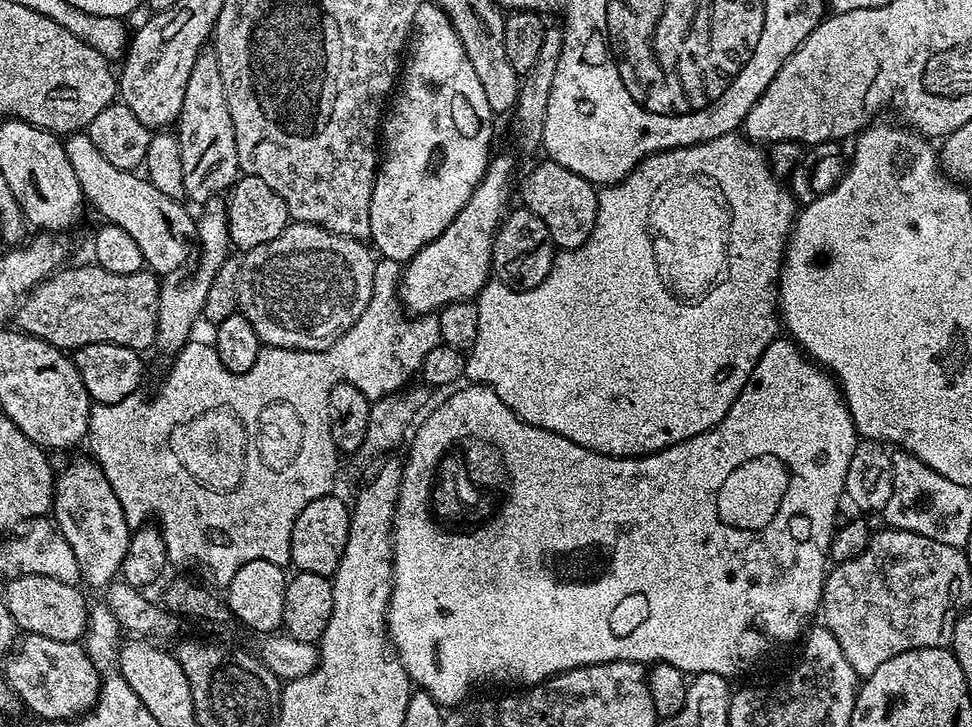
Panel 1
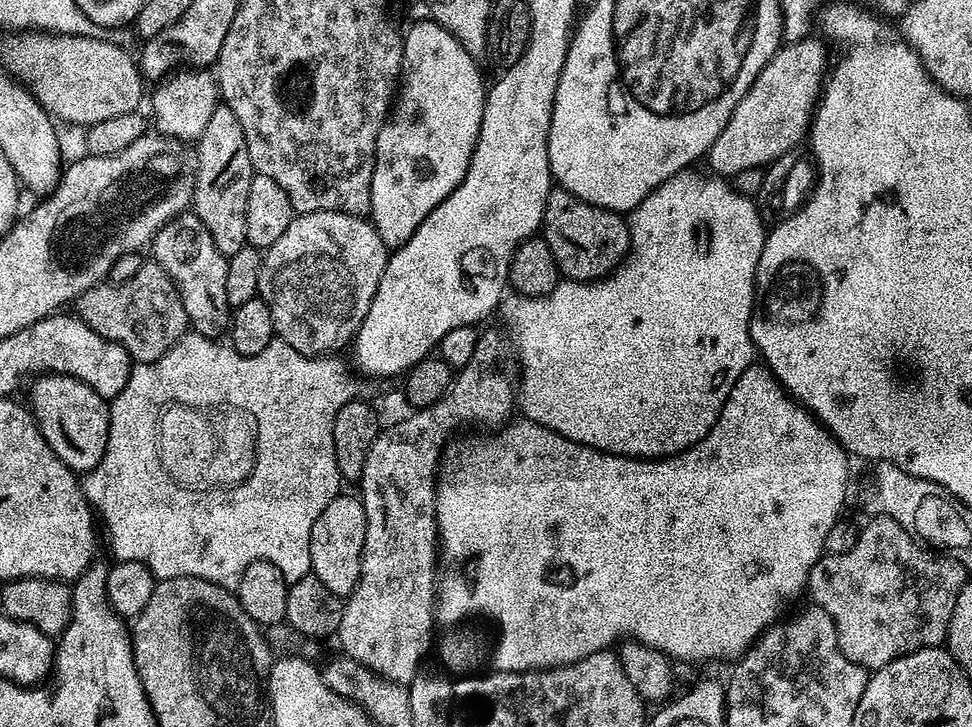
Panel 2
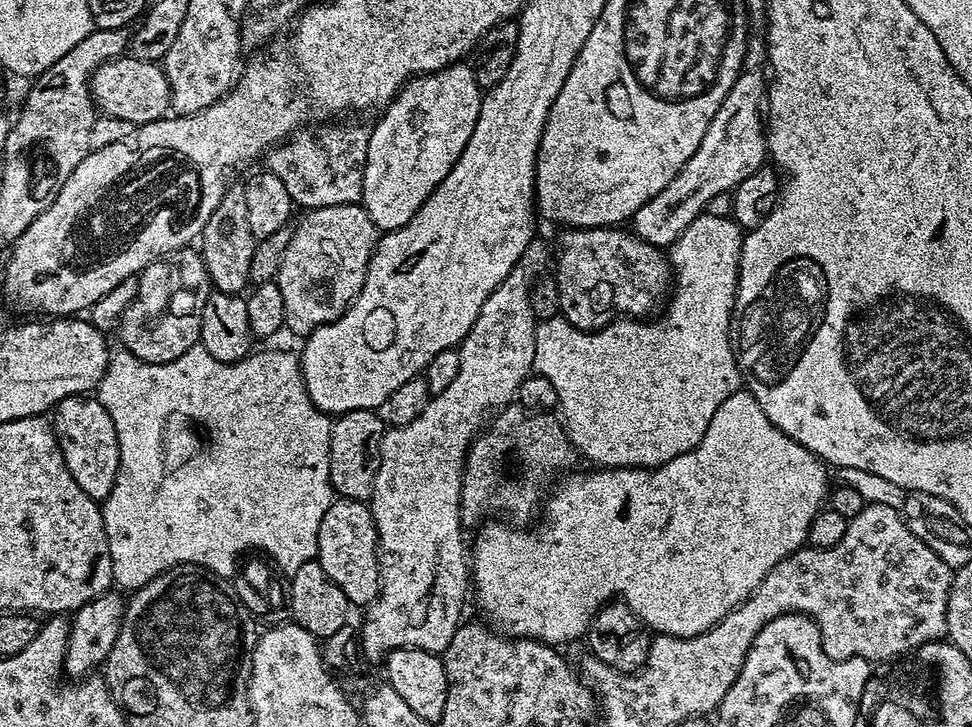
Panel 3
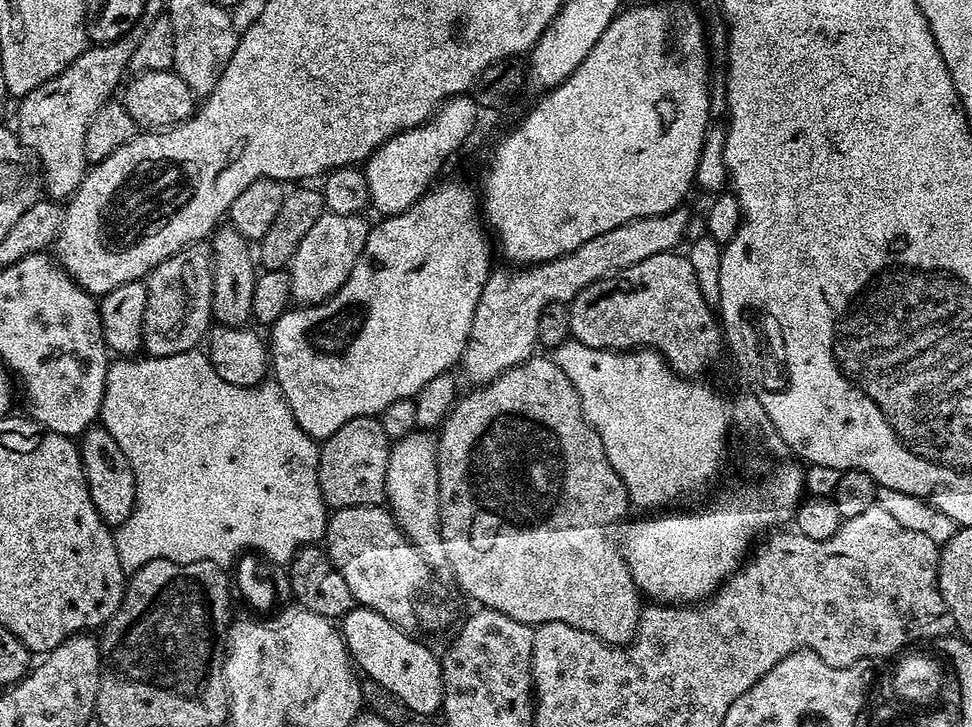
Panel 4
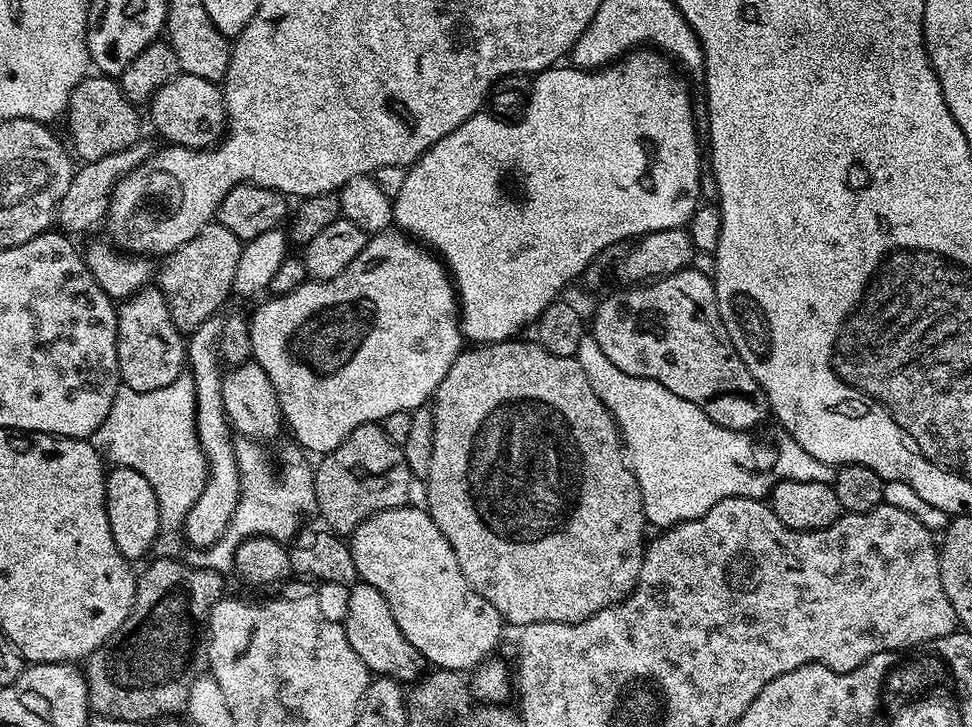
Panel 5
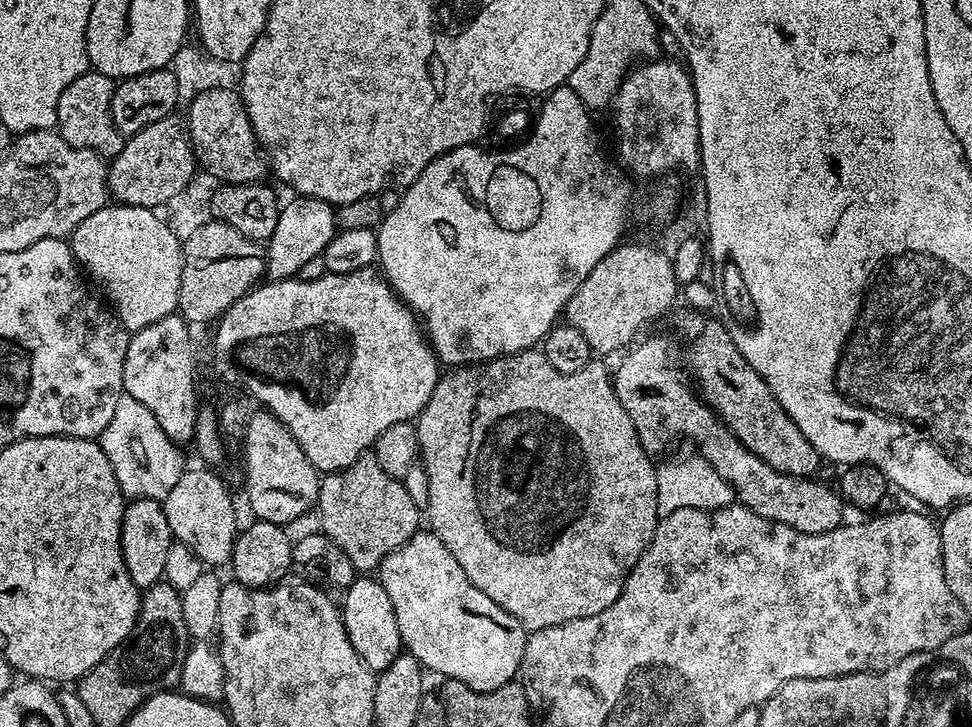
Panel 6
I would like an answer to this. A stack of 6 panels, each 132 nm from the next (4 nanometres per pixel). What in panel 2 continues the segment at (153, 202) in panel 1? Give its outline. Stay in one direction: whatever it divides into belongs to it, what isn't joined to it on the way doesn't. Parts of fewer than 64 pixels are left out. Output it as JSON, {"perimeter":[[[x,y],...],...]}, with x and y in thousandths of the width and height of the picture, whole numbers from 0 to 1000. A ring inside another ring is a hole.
{"perimeter":[[[201,294],[181,297],[163,316],[154,337],[155,347],[155,356],[165,363],[181,389],[187,421],[191,421],[197,455],[219,465],[229,464],[235,455],[240,426],[233,410],[235,354],[226,348],[224,338],[220,338],[216,316],[208,311]]]}

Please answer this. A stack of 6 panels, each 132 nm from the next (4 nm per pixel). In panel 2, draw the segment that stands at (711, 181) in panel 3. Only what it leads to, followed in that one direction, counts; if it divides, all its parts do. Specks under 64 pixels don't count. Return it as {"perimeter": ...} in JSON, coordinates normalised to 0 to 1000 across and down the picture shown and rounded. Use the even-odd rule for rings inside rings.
{"perimeter":[[[828,52],[802,65],[792,85],[784,91],[763,140],[755,146],[751,168],[747,168],[743,184],[735,190],[735,201],[730,201],[726,216],[726,224],[738,243],[754,245],[760,235],[773,230],[786,231],[805,212],[822,205],[826,193],[828,197],[854,94],[849,56],[835,54]]]}

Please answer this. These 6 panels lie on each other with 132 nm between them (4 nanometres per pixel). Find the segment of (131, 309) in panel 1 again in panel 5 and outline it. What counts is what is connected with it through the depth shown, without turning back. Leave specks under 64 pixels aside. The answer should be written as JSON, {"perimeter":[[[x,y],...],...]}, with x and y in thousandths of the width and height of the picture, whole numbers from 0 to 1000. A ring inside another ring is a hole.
{"perimeter":[[[219,305],[204,316],[195,333],[168,354],[166,363],[169,365],[163,369],[163,395],[171,410],[171,421],[175,421],[175,437],[179,437],[179,448],[183,448],[185,457],[197,459],[213,439],[223,433],[230,411],[240,406],[239,389],[248,340],[248,330],[237,322],[233,311]]]}

